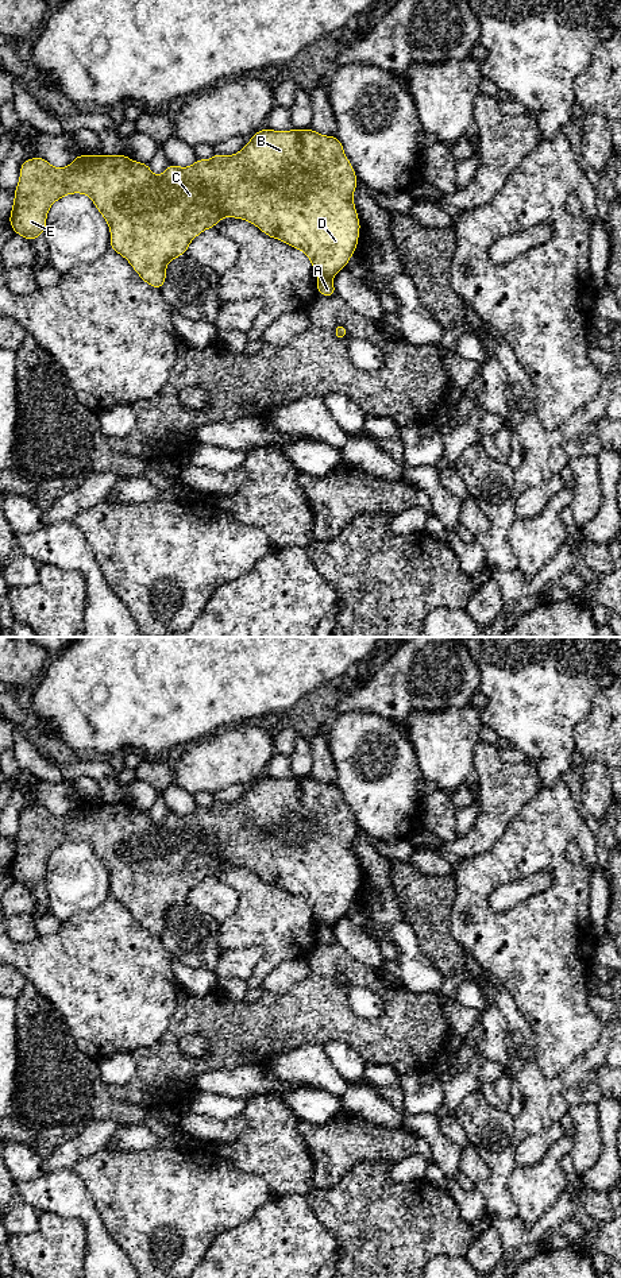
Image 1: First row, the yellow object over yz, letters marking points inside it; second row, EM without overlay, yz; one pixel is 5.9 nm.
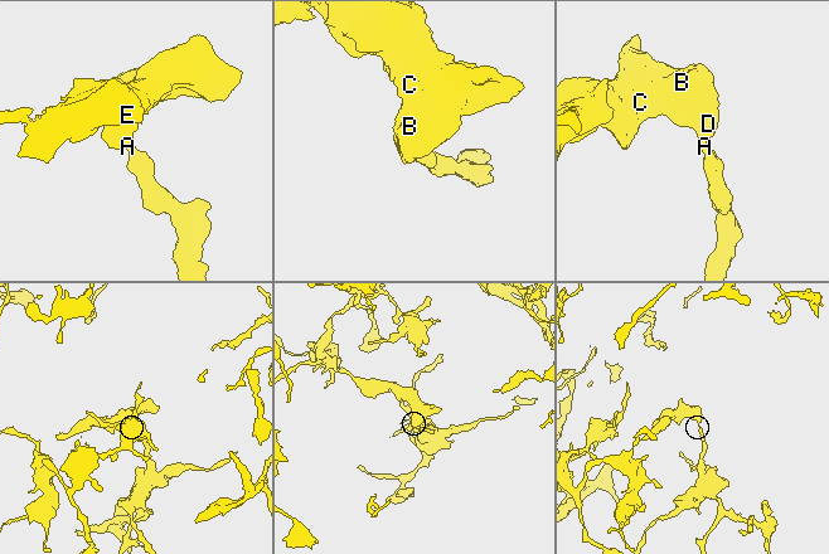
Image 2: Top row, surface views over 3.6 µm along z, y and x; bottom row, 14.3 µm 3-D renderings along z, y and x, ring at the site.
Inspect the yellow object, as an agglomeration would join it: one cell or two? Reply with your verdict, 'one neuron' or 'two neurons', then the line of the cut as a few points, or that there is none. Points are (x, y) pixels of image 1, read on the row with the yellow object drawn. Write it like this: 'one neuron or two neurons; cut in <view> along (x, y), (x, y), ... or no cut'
two neurons; cut in yz along (319, 277), (330, 278)

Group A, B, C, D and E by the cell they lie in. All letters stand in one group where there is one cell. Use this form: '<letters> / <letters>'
A / B C D E

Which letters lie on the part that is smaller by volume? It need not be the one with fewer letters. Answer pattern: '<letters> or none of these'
B, C, D, E

